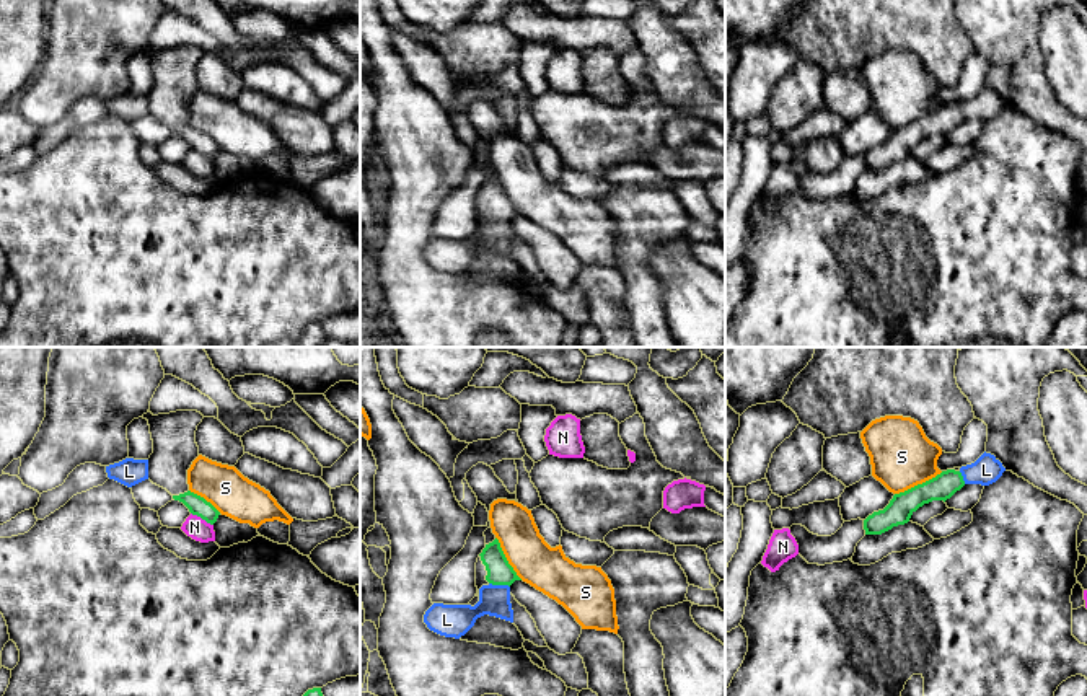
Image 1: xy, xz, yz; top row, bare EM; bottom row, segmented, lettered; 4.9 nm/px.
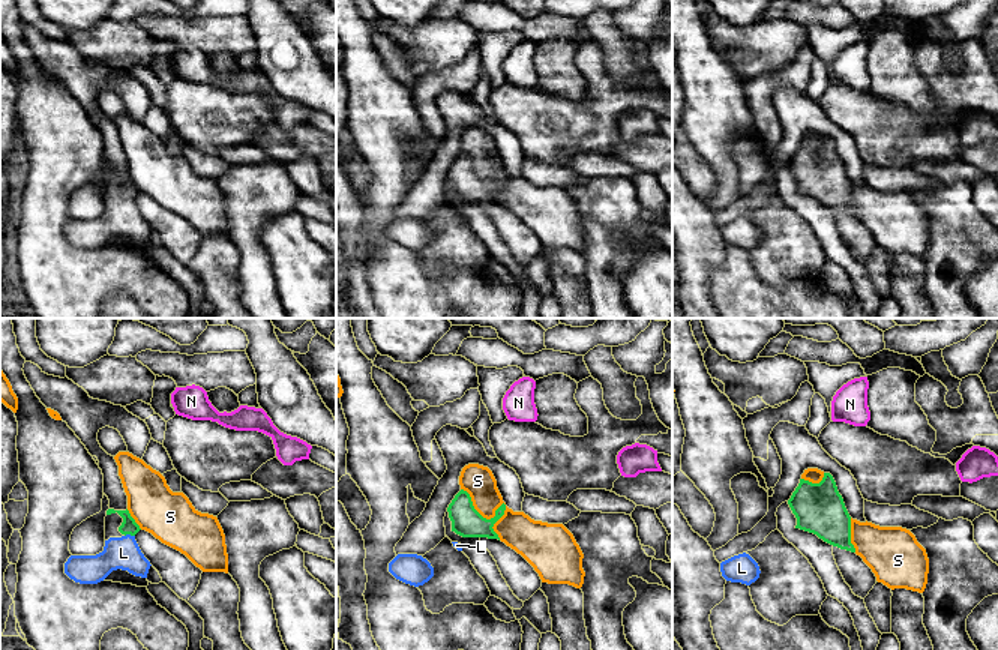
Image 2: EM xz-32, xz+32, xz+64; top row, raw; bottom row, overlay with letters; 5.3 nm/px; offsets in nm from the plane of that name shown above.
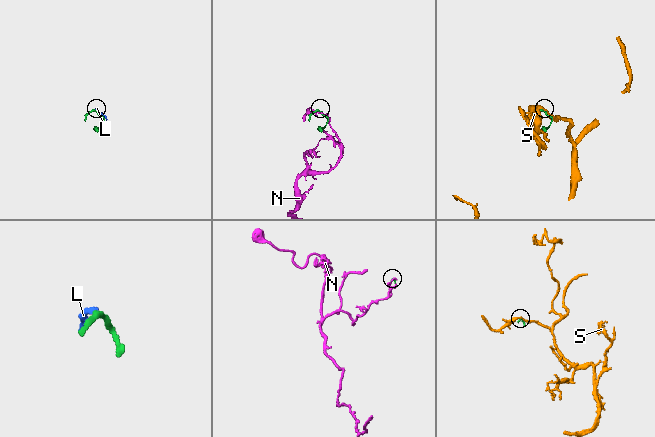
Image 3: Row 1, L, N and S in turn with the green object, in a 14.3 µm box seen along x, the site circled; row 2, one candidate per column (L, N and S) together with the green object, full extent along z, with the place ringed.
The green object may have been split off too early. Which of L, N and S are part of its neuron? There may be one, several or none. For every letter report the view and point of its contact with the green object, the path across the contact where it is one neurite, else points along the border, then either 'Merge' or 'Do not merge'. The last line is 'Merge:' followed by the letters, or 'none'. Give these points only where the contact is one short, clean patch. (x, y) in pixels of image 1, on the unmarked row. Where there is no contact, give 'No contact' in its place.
L: Touches green at xz (499, 219). Path across: xz (499, 207), (499, 219), (494, 235). Merge
N: Touches green at xy (202, 154). Do not merge
S: Touches green at yz (918, 119). Do not merge
Merge: L

